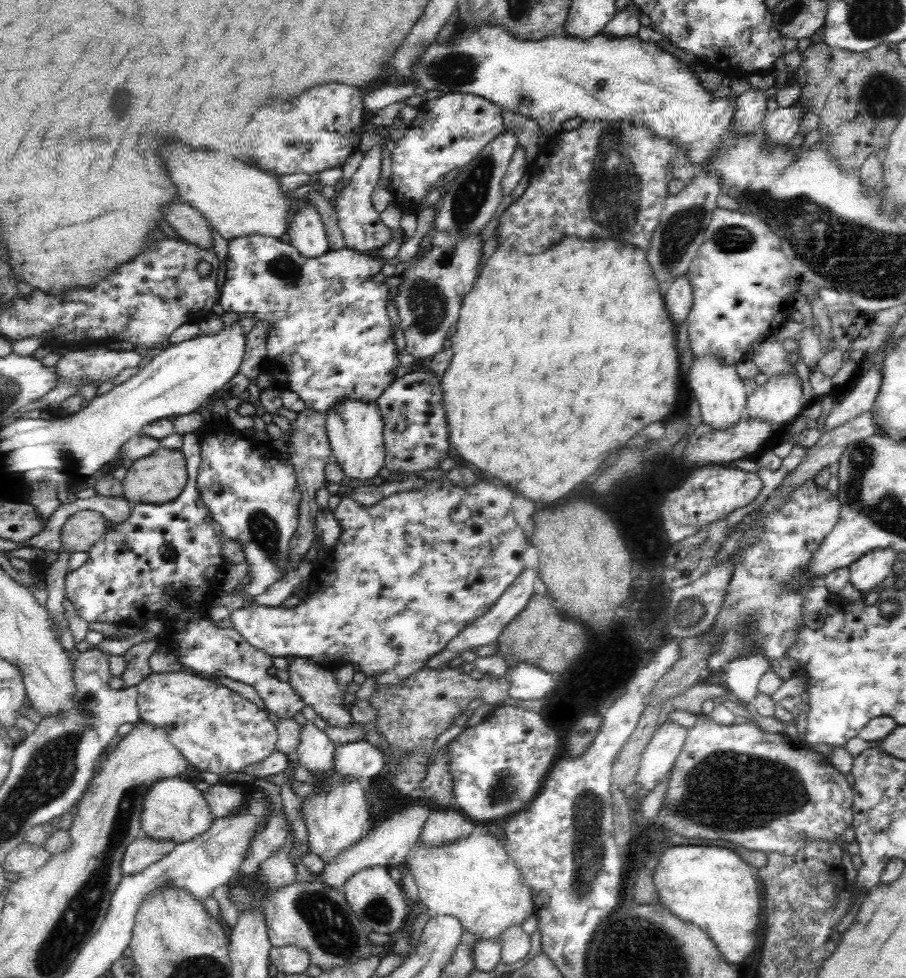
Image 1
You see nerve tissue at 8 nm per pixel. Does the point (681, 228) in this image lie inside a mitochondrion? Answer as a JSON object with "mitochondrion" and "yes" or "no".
{"mitochondrion":"yes"}

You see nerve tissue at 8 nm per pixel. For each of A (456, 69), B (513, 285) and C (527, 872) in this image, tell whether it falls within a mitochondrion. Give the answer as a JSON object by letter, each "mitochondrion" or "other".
{"A":"mitochondrion","B":"other","C":"other"}

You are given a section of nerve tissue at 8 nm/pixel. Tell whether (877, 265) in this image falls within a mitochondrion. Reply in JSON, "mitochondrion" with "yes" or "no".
{"mitochondrion":"yes"}

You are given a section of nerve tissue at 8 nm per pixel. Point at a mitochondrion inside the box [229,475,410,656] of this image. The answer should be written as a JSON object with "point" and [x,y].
{"point":[264,530]}

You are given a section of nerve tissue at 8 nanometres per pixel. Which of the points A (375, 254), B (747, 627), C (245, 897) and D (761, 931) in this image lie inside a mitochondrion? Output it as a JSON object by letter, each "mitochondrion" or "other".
{"A":"other","B":"mitochondrion","C":"other","D":"other"}

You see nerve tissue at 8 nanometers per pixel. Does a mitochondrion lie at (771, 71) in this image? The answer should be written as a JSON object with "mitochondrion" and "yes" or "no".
{"mitochondrion":"no"}

